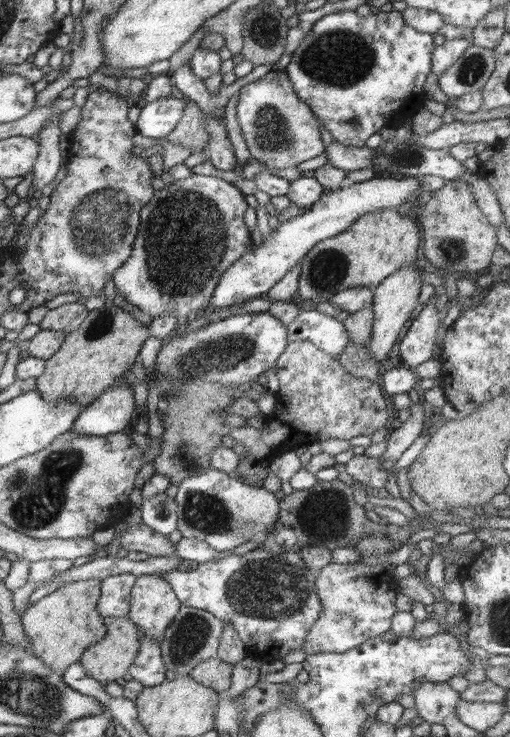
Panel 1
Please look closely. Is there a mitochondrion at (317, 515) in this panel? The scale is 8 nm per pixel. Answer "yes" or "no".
yes

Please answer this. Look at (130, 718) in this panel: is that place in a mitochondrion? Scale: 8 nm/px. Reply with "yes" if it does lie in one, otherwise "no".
no

